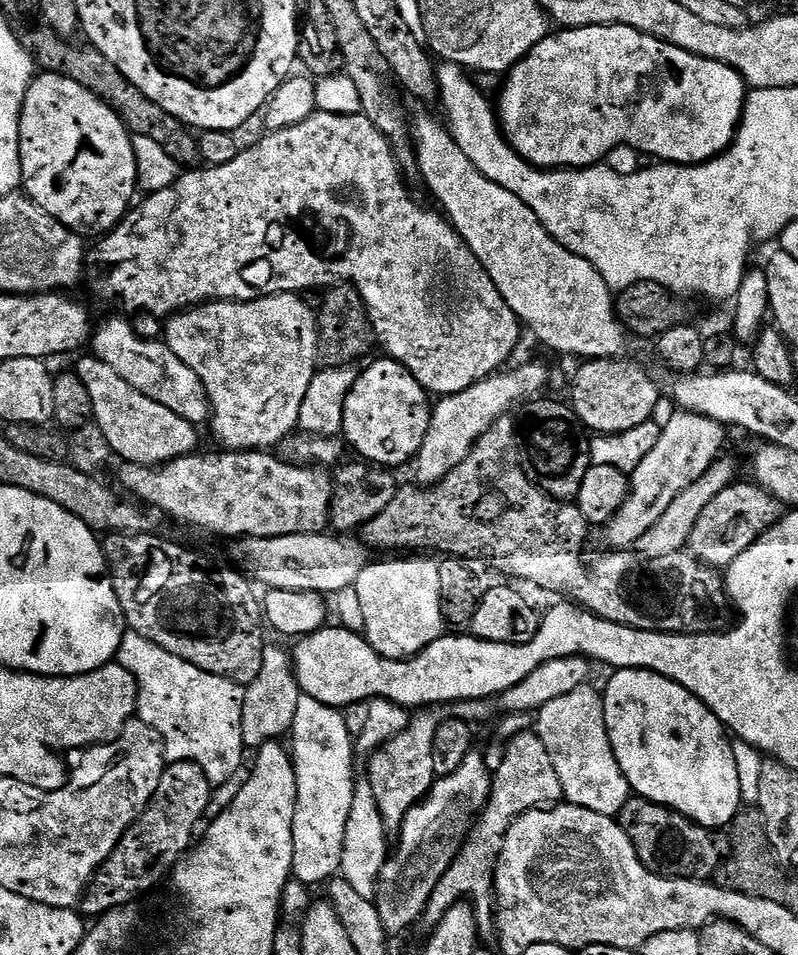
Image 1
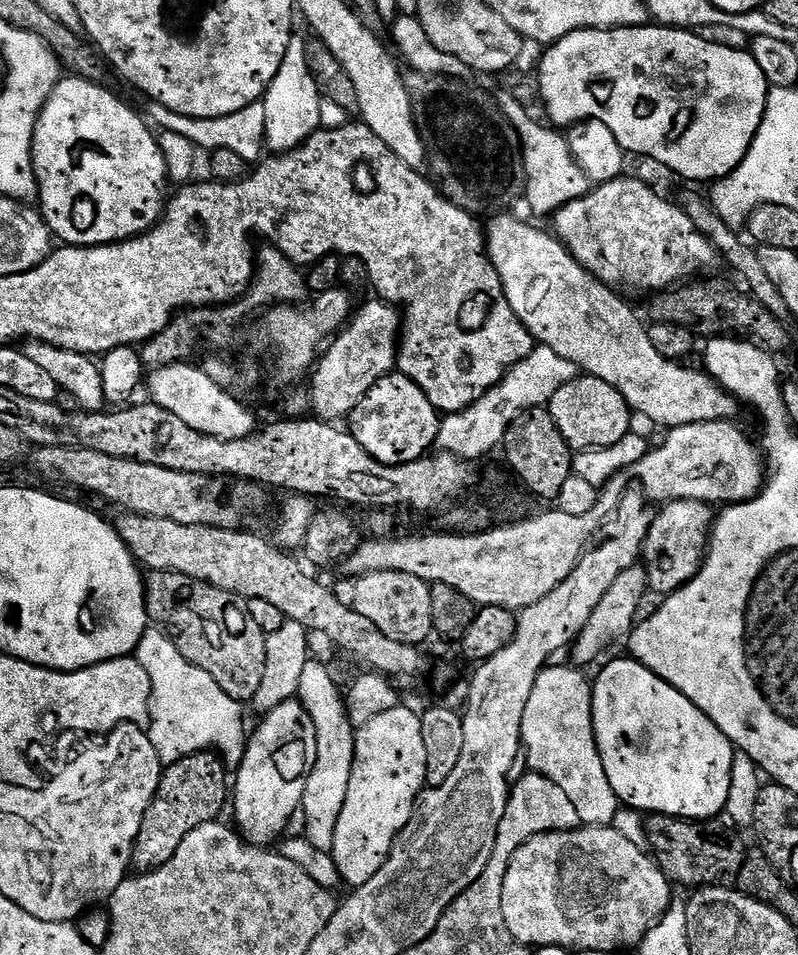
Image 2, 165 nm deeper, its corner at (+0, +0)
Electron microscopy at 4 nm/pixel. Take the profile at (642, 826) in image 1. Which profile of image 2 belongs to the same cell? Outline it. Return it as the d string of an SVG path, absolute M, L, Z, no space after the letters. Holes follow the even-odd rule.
M649 815L644 820L647 847L657 866L677 885L689 884L692 890L731 885L744 865L746 847L736 833L739 831L722 821L720 818L683 820L681 816Z

